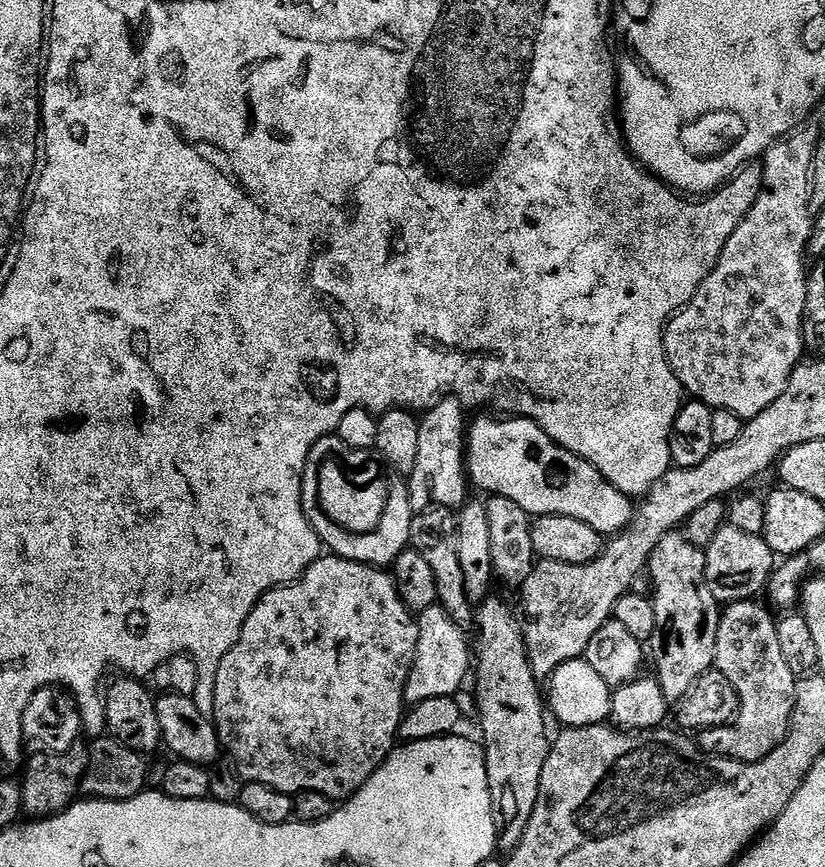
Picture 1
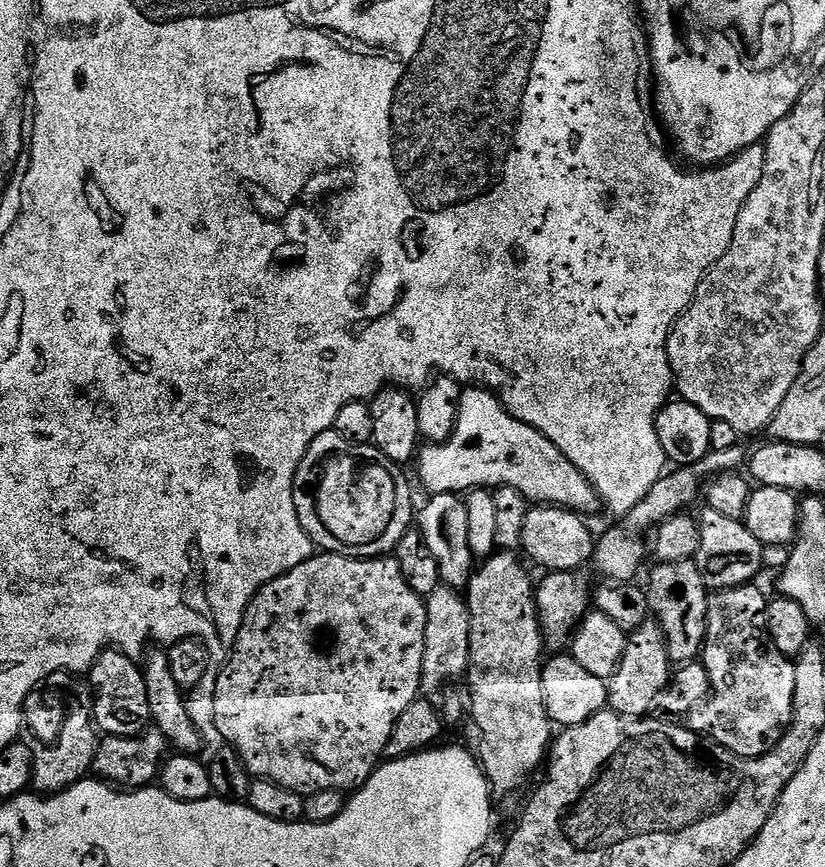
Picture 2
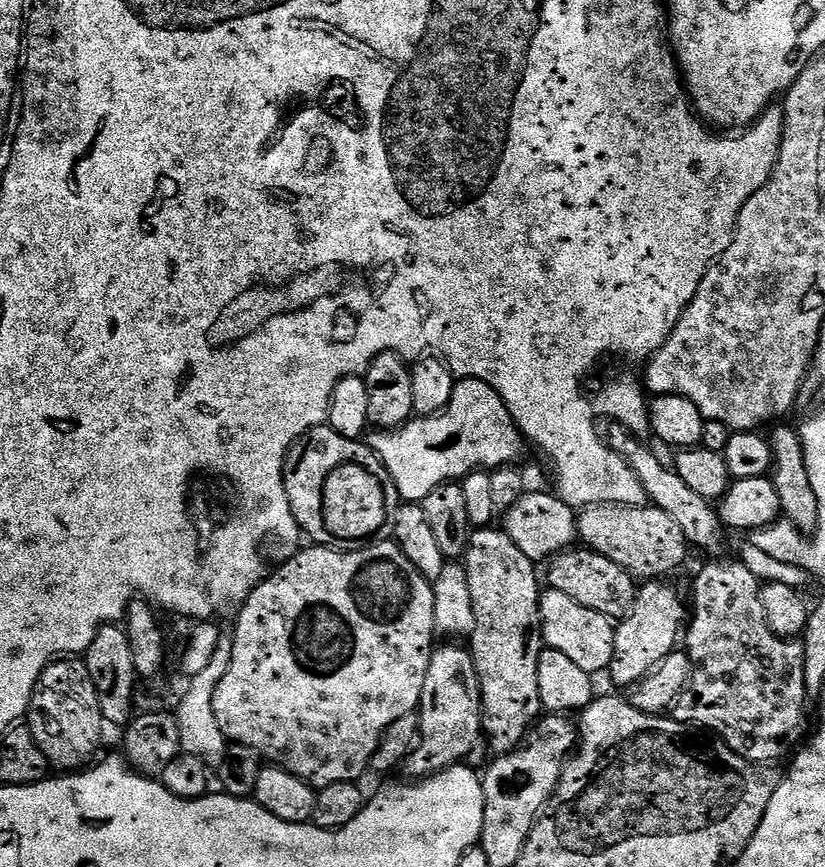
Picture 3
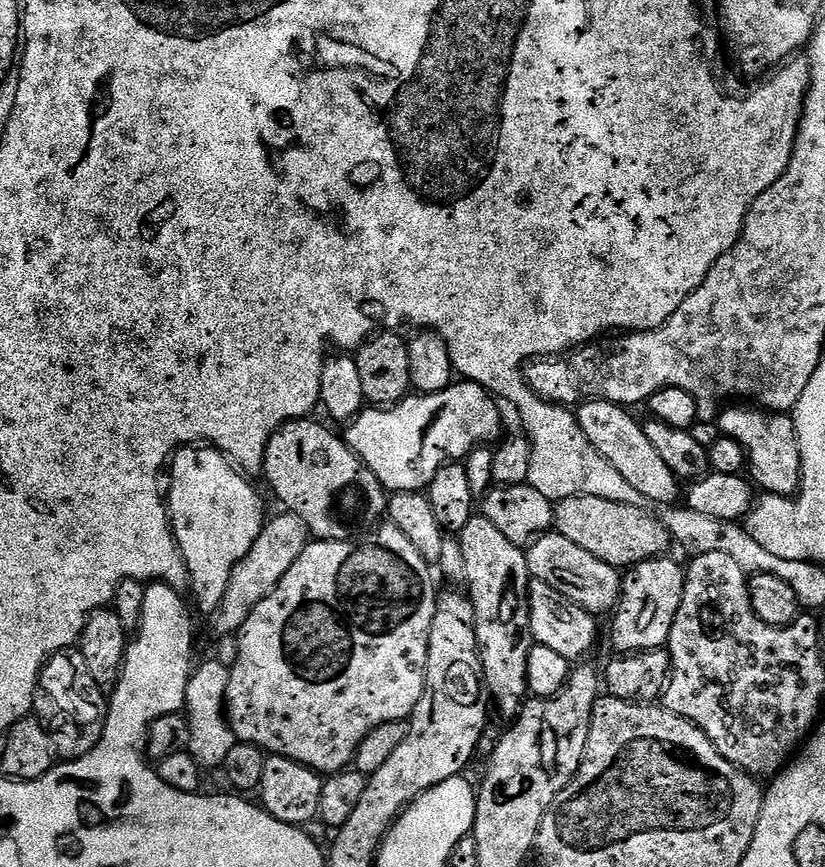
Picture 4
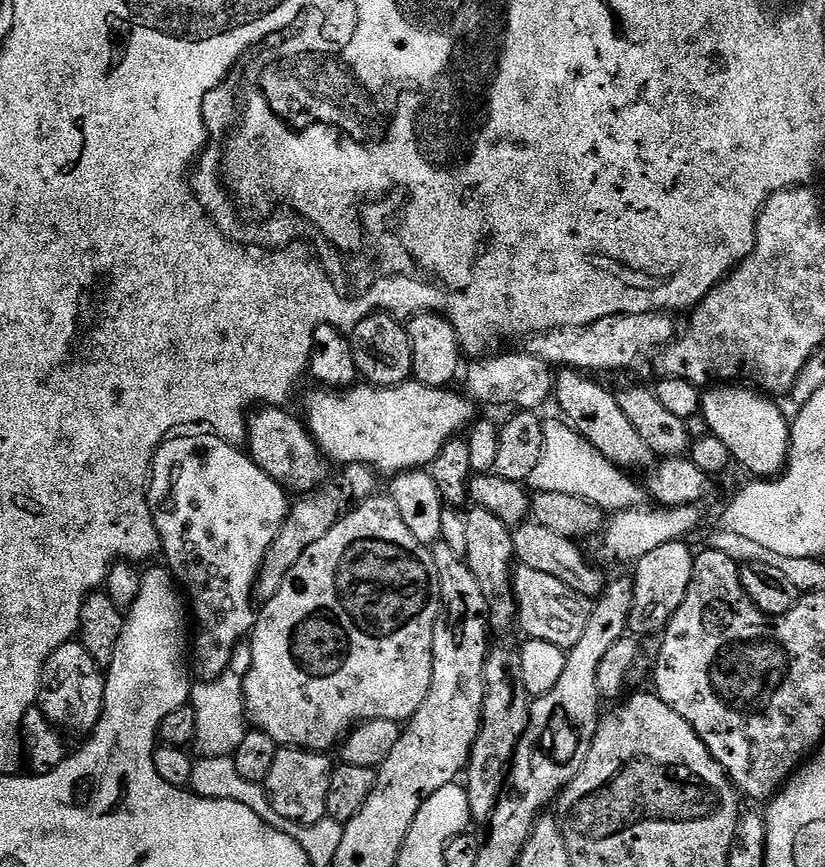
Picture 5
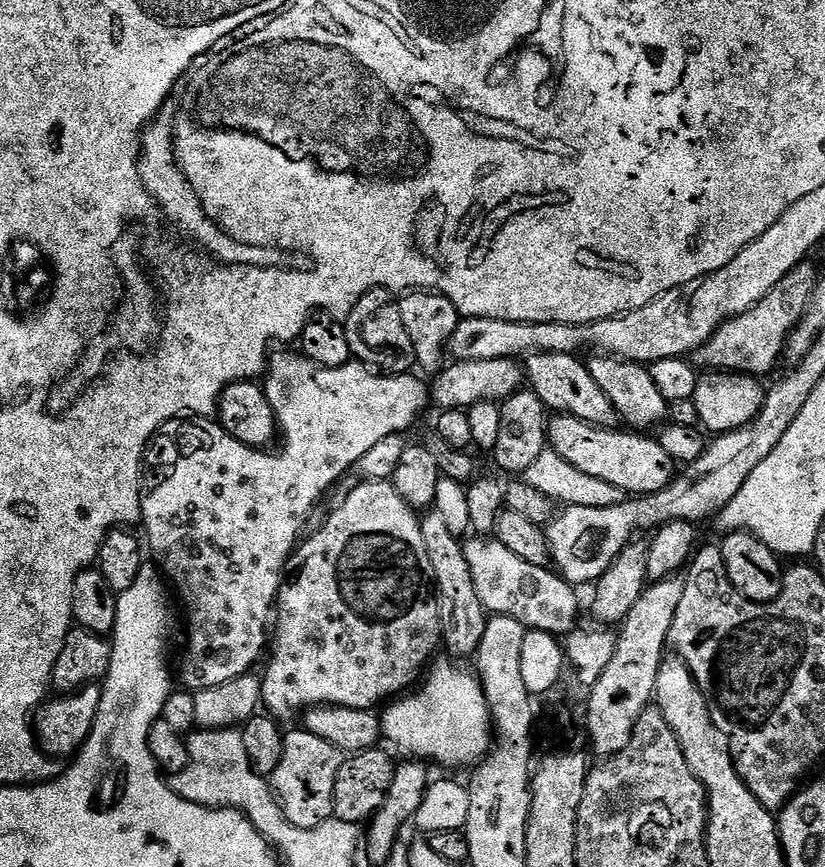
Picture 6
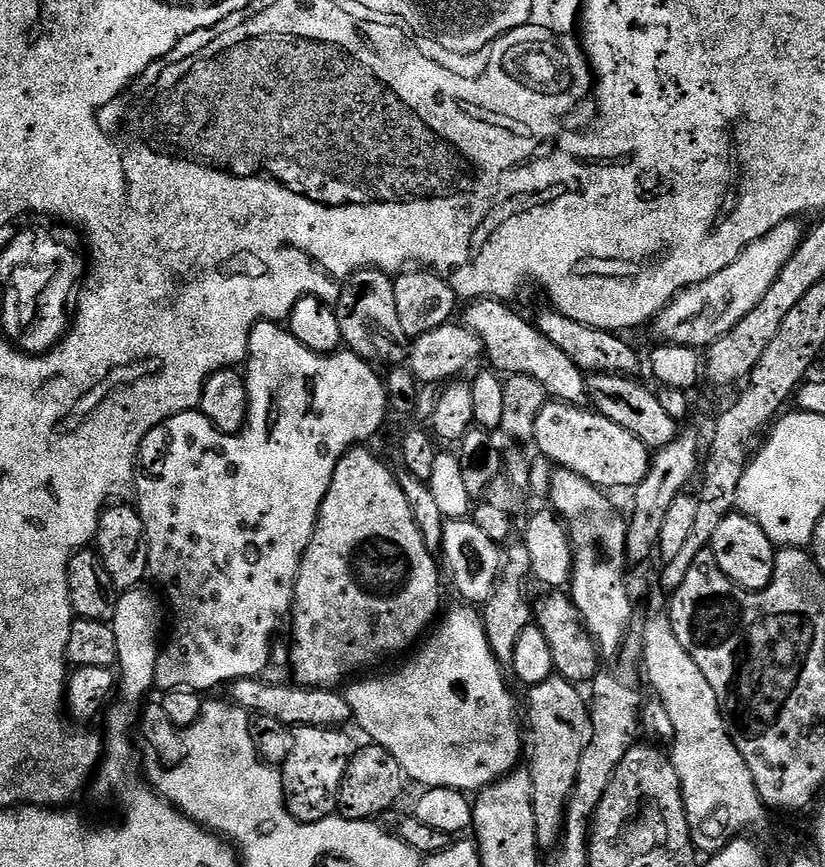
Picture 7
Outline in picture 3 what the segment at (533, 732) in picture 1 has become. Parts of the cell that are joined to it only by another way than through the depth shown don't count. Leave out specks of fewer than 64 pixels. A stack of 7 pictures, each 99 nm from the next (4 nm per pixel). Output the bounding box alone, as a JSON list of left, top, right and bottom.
[462,526,542,754]

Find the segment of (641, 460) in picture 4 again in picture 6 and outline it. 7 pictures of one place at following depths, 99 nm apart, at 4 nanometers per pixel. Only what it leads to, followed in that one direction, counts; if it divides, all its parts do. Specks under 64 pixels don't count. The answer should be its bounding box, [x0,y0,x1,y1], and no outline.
[523,352,618,426]

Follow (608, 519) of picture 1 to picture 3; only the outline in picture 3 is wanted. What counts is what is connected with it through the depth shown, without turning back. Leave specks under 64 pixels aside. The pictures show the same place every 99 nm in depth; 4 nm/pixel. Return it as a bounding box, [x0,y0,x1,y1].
[370,378,526,502]

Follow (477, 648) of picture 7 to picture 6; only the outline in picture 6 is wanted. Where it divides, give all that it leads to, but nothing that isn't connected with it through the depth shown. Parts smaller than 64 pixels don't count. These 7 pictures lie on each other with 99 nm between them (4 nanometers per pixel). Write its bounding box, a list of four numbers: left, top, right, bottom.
[380,659,494,769]

